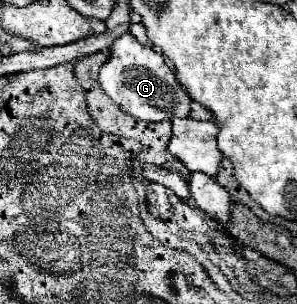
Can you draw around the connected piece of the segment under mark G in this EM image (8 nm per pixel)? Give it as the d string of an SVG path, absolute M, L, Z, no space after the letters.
M133 35L116 39L110 47L110 59L100 67L98 83L104 93L120 107L124 113L140 121L164 121L172 117L188 117L190 95L178 83L174 71L166 65L164 57L154 49L140 45Z

